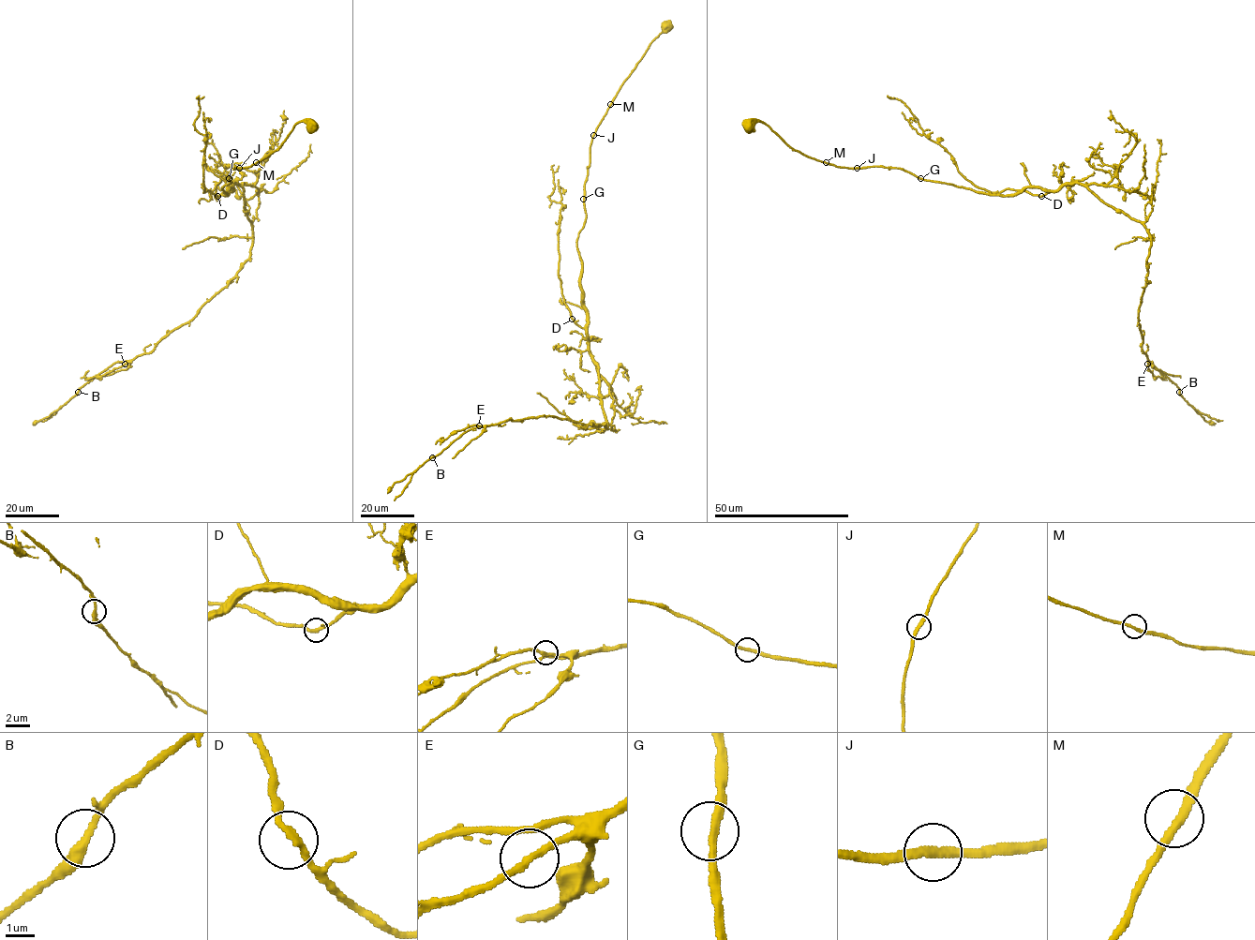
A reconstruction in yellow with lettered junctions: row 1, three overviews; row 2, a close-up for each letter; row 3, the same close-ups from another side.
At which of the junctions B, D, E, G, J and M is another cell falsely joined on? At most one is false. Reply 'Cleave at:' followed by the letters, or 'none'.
Cleave at: none

